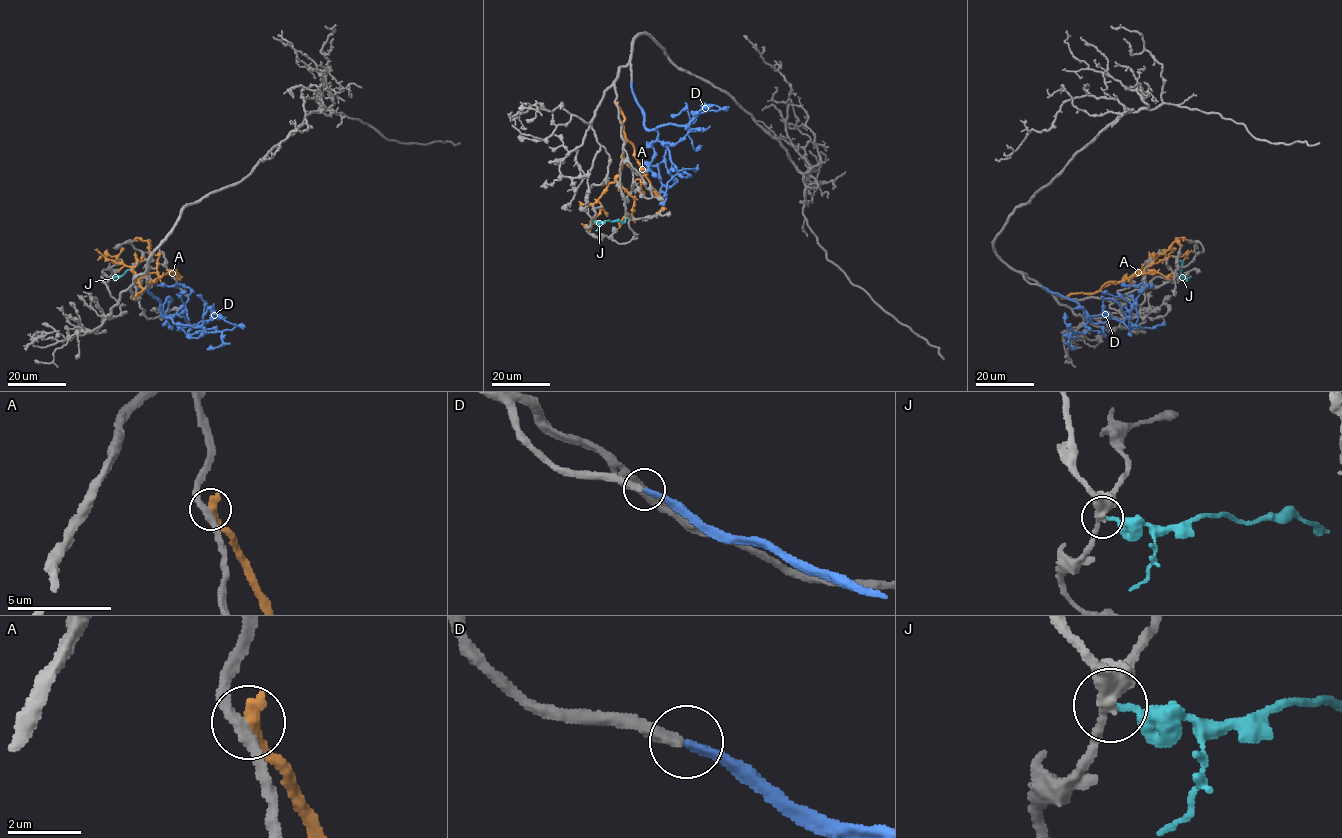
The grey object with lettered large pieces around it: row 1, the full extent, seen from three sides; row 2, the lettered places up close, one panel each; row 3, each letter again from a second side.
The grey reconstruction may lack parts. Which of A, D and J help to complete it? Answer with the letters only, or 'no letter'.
D

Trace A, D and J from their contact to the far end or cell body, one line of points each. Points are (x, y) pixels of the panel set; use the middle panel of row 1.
A: (617, 104), (623, 117), (626, 140), (622, 168), (616, 181), (634, 199), (633, 212), (623, 219), (619, 228)
D: (631, 81), (644, 125), (656, 130), (667, 147), (675, 183), (665, 186), (656, 166), (641, 164)
J: (592, 220), (621, 222), (627, 215)

